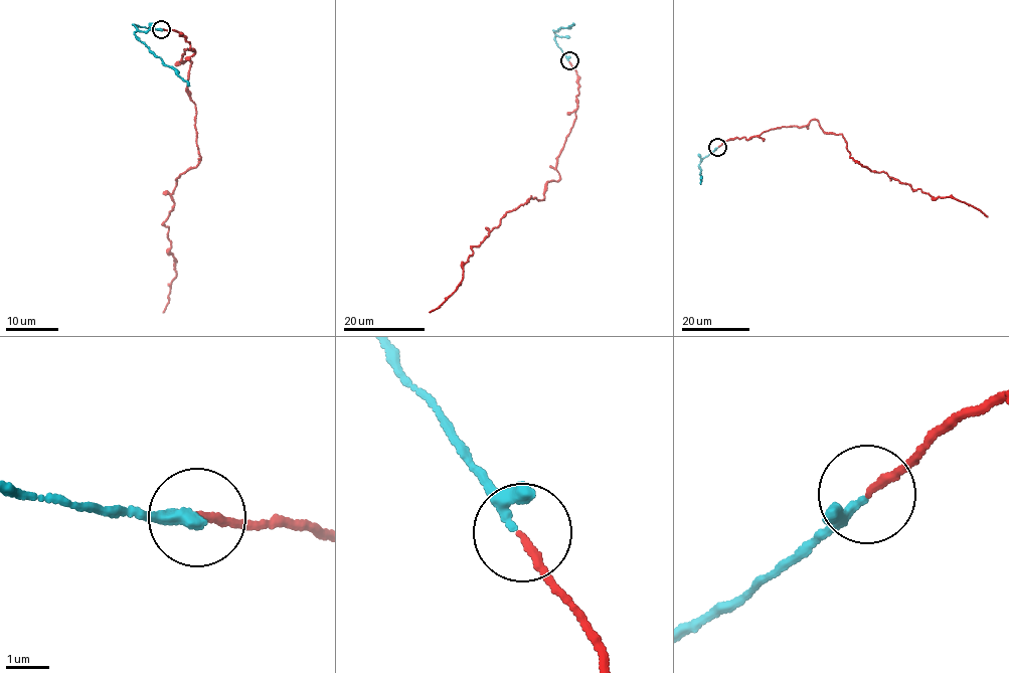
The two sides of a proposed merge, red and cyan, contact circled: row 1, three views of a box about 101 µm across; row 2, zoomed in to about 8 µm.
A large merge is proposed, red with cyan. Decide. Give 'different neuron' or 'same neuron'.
same neuron

